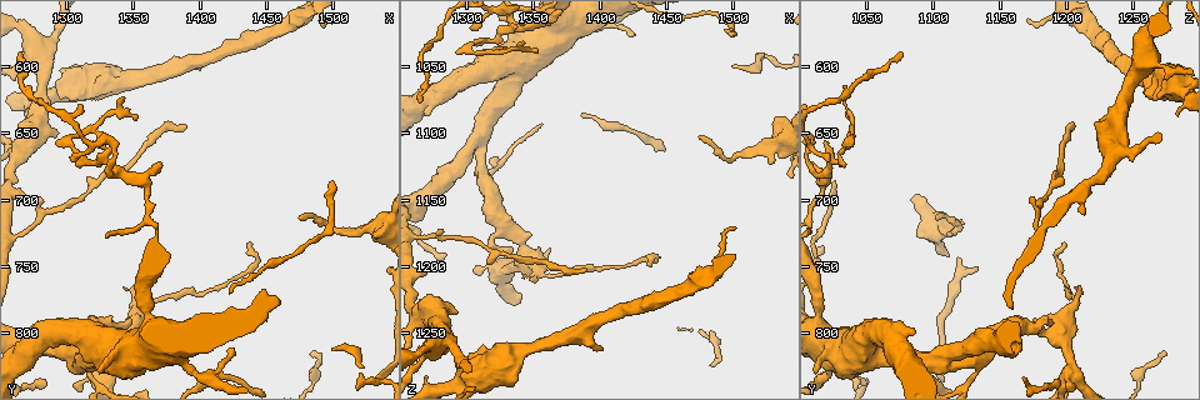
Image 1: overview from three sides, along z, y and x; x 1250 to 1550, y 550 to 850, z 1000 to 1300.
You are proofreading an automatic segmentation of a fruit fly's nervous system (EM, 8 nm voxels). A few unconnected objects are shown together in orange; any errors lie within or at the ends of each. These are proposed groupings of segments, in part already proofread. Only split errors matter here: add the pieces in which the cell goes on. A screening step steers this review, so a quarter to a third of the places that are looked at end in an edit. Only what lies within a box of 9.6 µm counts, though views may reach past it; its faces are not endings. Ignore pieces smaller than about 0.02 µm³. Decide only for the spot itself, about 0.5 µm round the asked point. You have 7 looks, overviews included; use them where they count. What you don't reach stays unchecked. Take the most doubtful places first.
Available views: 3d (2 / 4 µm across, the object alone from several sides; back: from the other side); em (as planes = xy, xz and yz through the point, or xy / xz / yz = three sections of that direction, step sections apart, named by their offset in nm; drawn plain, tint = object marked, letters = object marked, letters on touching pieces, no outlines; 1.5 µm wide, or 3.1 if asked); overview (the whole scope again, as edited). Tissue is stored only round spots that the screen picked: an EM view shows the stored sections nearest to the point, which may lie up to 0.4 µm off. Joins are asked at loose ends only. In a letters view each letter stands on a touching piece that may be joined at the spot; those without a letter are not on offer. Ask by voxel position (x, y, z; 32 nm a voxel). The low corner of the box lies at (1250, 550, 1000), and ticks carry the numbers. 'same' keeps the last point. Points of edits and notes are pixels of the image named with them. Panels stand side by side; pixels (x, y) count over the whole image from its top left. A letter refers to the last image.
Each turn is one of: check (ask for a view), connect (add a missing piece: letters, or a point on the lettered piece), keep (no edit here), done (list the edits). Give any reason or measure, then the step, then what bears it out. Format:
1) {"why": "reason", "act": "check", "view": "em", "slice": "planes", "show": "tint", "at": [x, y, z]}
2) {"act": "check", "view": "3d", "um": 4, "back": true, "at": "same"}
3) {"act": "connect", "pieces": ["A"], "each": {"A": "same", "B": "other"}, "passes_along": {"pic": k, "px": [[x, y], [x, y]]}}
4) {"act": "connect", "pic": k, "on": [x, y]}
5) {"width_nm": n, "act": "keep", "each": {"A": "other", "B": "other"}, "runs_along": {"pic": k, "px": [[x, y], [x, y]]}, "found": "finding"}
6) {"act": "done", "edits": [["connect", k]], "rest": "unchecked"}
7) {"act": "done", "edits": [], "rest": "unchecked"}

{"why": "an open end", "act": "check", "view": "3d", "um": 2, "at": [1402, 600, 1260]}

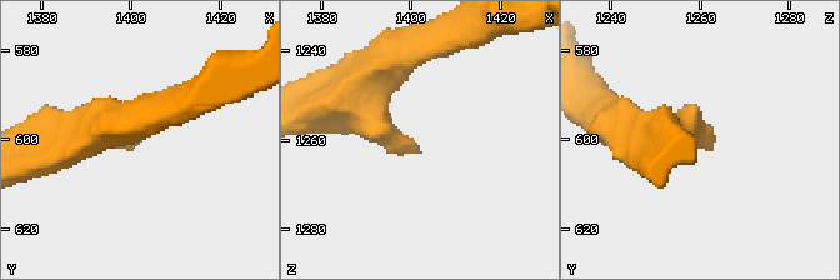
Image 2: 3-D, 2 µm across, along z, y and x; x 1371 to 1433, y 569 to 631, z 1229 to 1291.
{"act": "check", "view": "em", "slice": "xz", "step": 4, "show": "letters", "at": [1403, 601, 1262]}

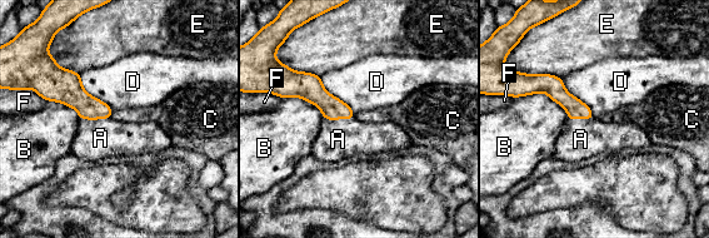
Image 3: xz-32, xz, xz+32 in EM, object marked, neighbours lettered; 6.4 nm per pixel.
{"why": "cut it another way", "act": "check", "view": "em", "slice": "planes", "show": "letters", "at": "same"}

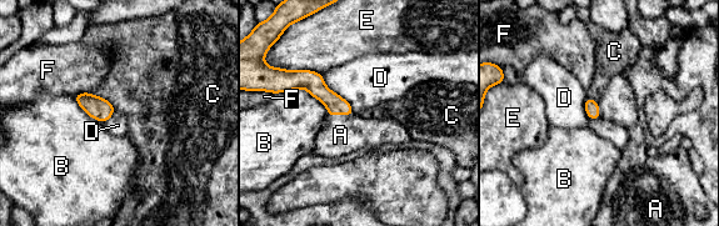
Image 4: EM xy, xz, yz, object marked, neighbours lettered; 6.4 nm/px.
{"longest_contact_nm": ["B", 380], "act": "connect", "pieces": ["A"], "each": {"A": "same", "B": "other", "C": "other", "D": "other", "E": "other", "F": "other"}, "found": "it goes on there"}

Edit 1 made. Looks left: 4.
{"why": "free end", "act": "check", "view": "3d", "um": 4, "at": [1476, 716, 1102]}

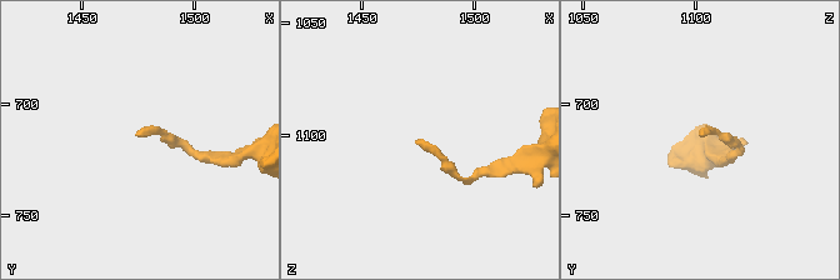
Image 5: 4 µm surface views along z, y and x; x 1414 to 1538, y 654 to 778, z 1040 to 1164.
{"why": "now the EM", "act": "check", "view": "em", "slice": "planes", "show": "plain", "at": [1475, 715, 1102]}

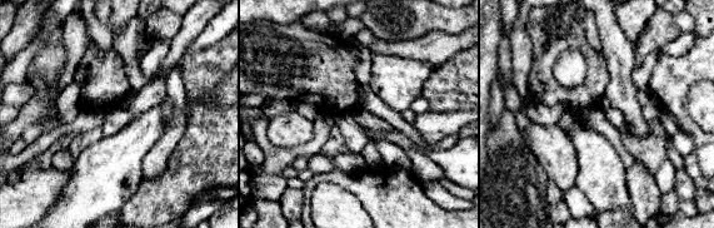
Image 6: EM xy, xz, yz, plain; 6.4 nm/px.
{"act": "check", "view": "em", "slice": "planes", "show": "letters", "at": "same"}

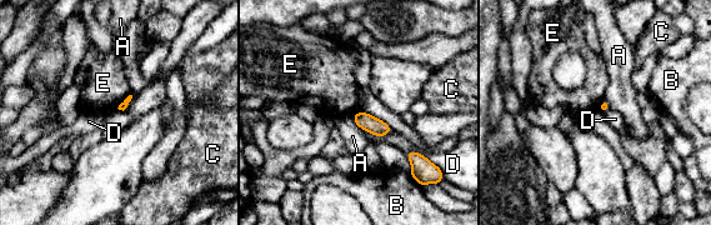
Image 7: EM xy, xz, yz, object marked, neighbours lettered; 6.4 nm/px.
{"act": "keep", "each": {"A": "other", "B": "other", "C": "other", "D": "other", "E": "other"}, "border": {"pic": 7, "px": [[360, 126], [375, 135], [391, 131]]}, "found": "no lettered piece goes on from it"}

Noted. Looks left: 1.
{"act": "done", "edits": [["connect", 4]], "rest": "unchecked"}

